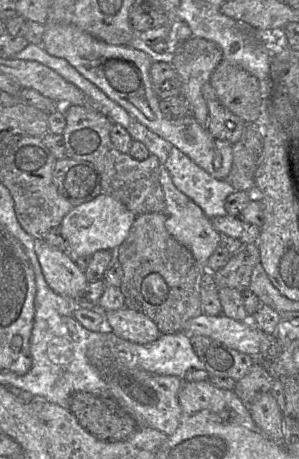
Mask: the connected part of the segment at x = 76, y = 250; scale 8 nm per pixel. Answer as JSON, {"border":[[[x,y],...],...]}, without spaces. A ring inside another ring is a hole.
{"border":[[[101,193],[93,200],[73,207],[63,218],[60,229],[72,259],[91,257],[99,250],[115,251],[127,238],[136,216],[117,199]]]}

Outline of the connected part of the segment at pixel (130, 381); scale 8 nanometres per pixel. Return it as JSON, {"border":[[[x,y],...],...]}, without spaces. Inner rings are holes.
{"border":[[[111,332],[103,334],[87,350],[89,362],[109,384],[112,397],[124,405],[136,419],[139,426],[157,429],[171,435],[177,429],[181,418],[181,406],[178,393],[184,382],[173,375],[159,375],[140,368],[127,368],[113,352]]]}

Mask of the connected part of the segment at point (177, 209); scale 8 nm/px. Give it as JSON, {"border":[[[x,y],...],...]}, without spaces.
{"border":[[[164,166],[160,170],[159,179],[165,197],[164,214],[166,216],[165,227],[167,231],[185,246],[201,265],[206,265],[209,257],[220,245],[221,234],[214,229],[211,219],[206,216],[203,210],[192,199],[177,189],[170,173]]]}

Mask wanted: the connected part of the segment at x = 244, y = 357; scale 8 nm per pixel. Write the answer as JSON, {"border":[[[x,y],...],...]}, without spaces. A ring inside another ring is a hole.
{"border":[[[190,335],[191,345],[205,370],[218,377],[229,377],[236,382],[243,378],[255,358],[204,335]]]}

